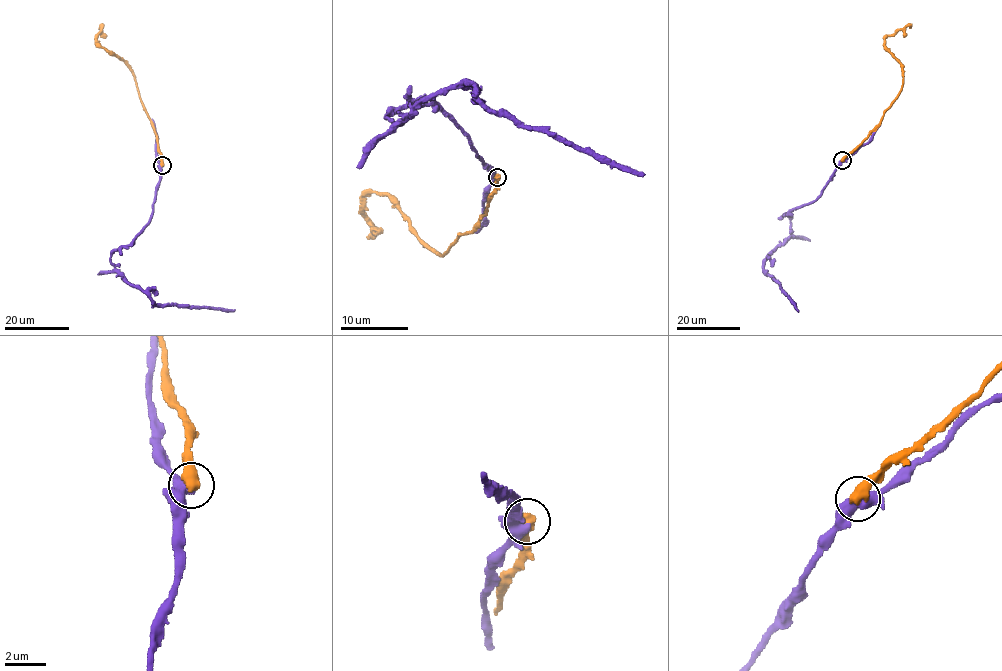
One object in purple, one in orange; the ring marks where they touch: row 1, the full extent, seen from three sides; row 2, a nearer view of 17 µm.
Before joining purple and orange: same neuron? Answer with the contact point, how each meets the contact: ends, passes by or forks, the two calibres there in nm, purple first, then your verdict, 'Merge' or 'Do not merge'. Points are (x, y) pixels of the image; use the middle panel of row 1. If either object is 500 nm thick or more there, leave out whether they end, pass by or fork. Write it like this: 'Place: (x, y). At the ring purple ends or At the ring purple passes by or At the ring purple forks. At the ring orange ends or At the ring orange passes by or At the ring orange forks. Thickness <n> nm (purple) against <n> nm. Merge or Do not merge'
Place: (497, 177). Thickness 400 nm (purple) against 600 nm. Do not merge

